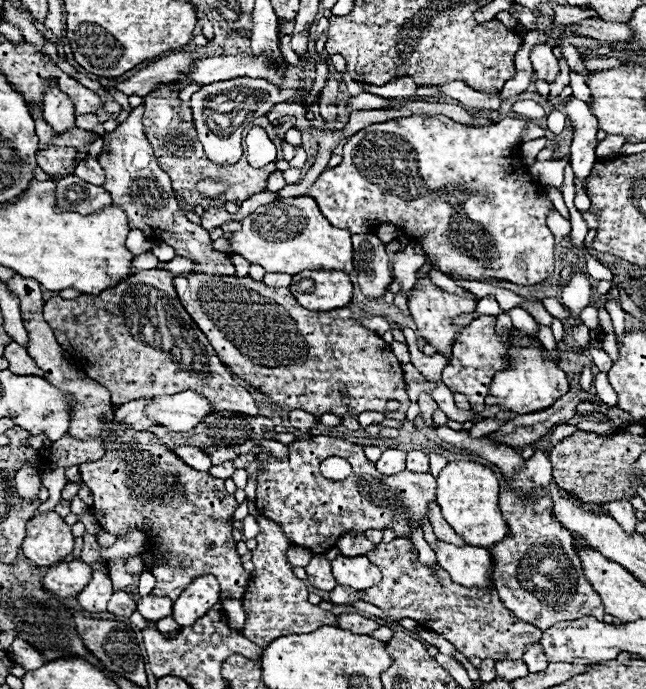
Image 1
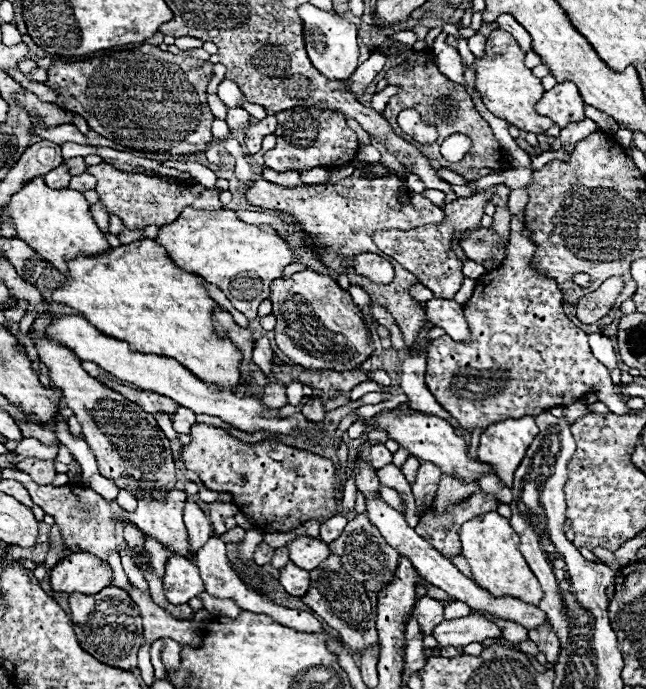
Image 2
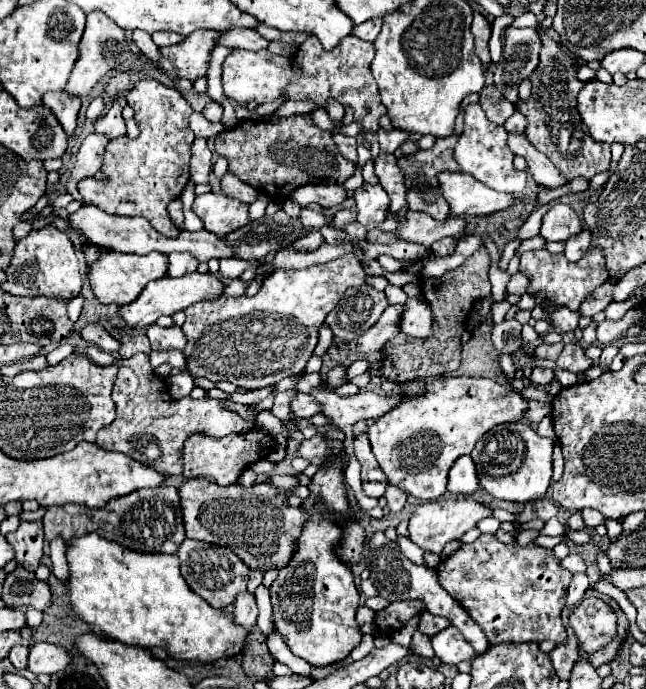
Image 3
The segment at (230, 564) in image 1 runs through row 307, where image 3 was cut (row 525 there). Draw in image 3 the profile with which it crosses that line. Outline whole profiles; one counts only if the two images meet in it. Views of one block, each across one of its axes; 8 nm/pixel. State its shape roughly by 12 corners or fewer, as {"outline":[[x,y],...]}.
{"outline":[[20,522],[6,534],[18,566],[36,572],[42,558],[42,522]]}

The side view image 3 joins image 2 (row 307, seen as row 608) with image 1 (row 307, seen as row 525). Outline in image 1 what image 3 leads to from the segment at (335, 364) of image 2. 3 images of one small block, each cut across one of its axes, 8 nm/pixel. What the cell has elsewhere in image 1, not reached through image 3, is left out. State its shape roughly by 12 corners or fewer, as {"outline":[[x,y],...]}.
{"outline":[[340,270],[292,276],[290,292],[306,310],[350,304],[352,282]]}

